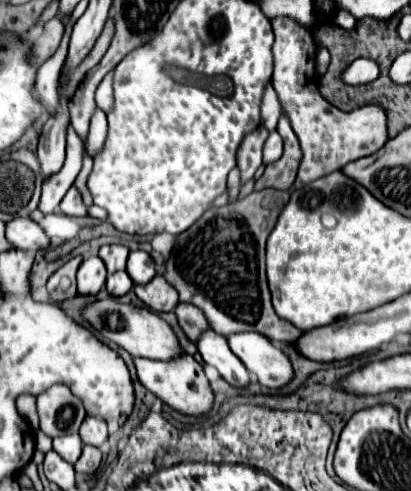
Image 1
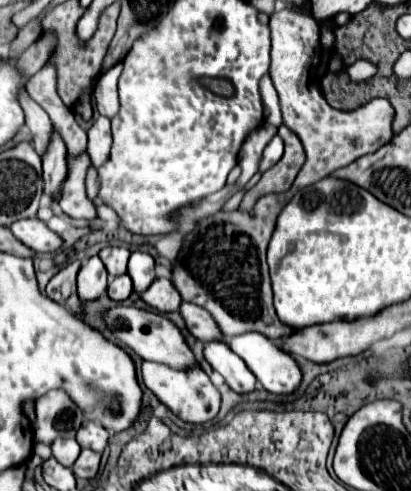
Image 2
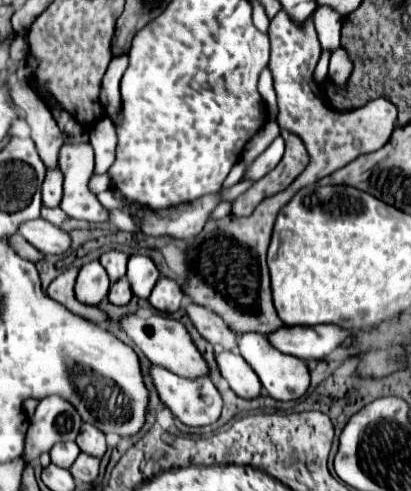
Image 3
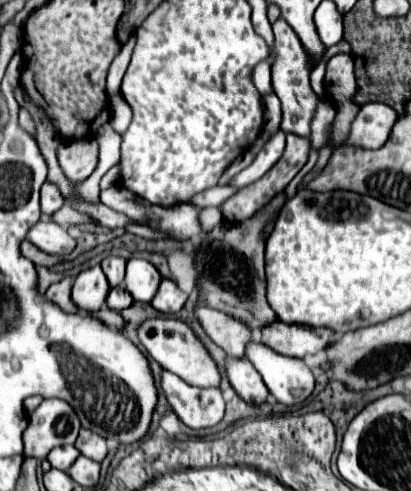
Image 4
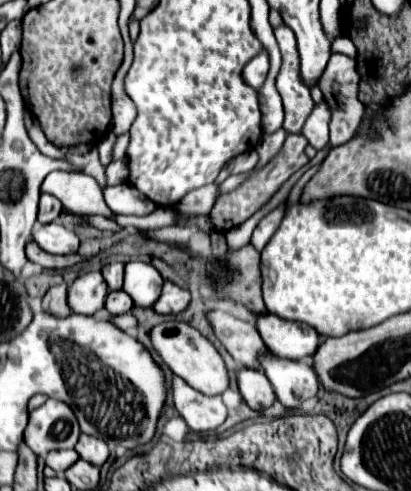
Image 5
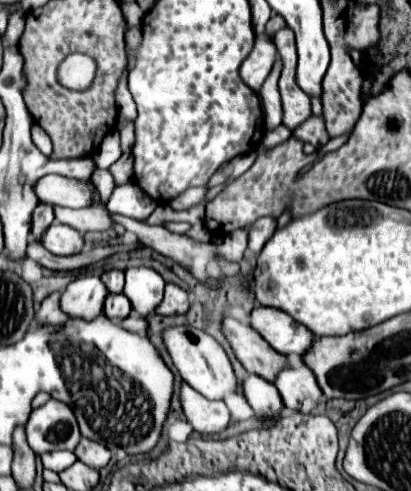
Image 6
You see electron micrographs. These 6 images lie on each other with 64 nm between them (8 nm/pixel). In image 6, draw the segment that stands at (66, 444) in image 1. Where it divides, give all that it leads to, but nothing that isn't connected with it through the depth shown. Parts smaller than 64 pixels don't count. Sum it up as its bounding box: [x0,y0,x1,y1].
[42,450,78,472]

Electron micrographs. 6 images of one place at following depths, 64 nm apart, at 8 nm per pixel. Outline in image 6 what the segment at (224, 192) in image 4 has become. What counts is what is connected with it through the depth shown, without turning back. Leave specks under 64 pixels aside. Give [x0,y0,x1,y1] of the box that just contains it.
[168,188,208,210]

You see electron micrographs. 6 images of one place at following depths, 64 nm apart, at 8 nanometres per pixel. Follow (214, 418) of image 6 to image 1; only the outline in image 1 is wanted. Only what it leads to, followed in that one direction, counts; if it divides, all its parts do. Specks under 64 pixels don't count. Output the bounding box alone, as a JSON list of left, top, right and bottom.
[132,352,214,416]

